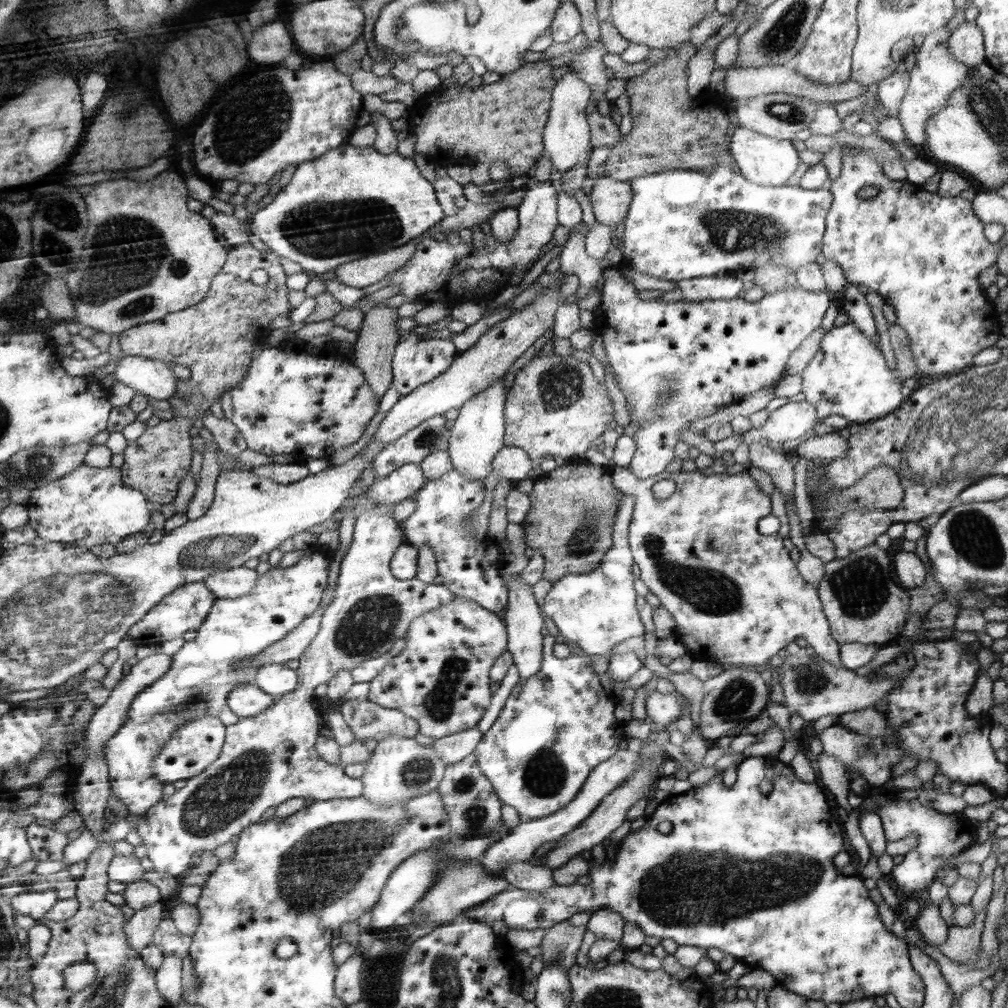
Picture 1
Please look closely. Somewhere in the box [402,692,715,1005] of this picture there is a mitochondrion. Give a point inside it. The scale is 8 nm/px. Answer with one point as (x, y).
(545, 775)

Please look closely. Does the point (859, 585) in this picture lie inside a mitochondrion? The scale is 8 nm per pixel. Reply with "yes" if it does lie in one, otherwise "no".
yes

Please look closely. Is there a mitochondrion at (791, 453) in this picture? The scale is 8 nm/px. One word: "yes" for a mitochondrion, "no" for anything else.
no

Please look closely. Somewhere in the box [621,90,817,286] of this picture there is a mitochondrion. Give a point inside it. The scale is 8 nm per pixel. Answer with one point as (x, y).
(732, 231)

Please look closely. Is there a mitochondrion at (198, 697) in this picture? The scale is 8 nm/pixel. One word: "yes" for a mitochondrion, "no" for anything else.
yes

